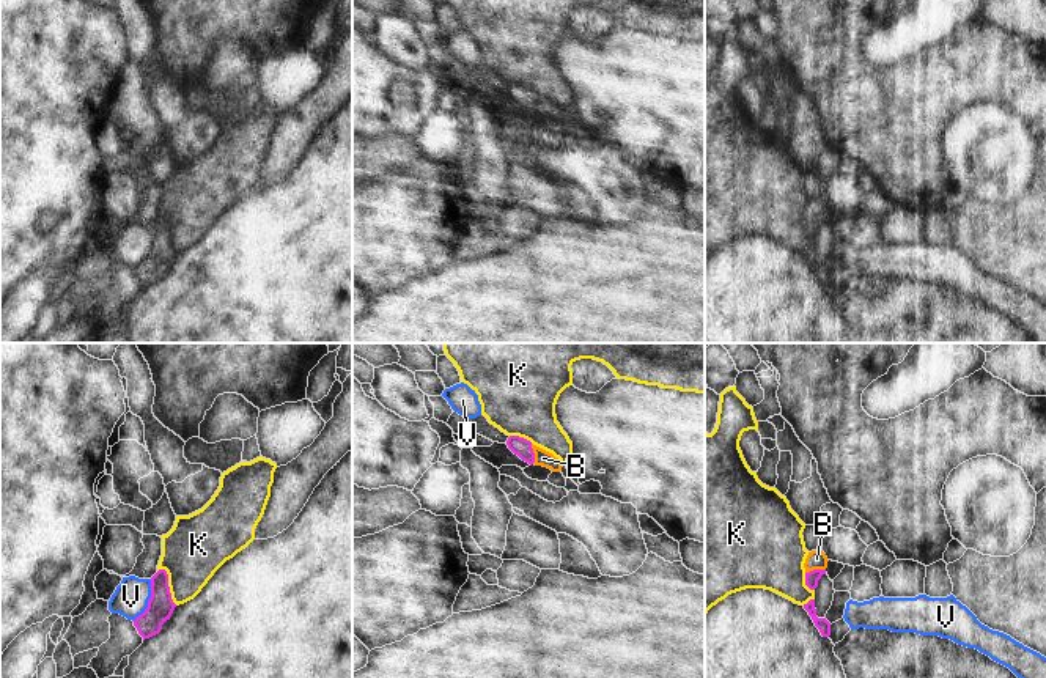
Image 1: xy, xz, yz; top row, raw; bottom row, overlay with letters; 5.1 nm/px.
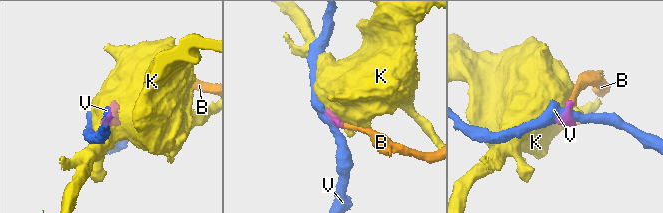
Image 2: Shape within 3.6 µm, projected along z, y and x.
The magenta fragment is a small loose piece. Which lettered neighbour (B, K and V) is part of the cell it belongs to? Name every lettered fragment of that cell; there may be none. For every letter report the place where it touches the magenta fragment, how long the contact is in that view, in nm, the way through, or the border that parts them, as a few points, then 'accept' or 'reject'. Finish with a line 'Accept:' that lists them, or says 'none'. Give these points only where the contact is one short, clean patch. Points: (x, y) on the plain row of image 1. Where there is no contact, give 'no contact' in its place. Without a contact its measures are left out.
B: meets magenta in xz at (534, 101); contact 110 nm long; runs through xz (519, 93), (534, 101), (543, 106); accept
K: meets magenta in xy at (167, 233); contact 220 nm long; border along xy (159, 216), (167, 222), (170, 246), (176, 252); reject
V: meets magenta in xy at (148, 249); contact 240 nm long; border along xy (150, 227), (148, 254), (132, 268); reject
Accept: B

